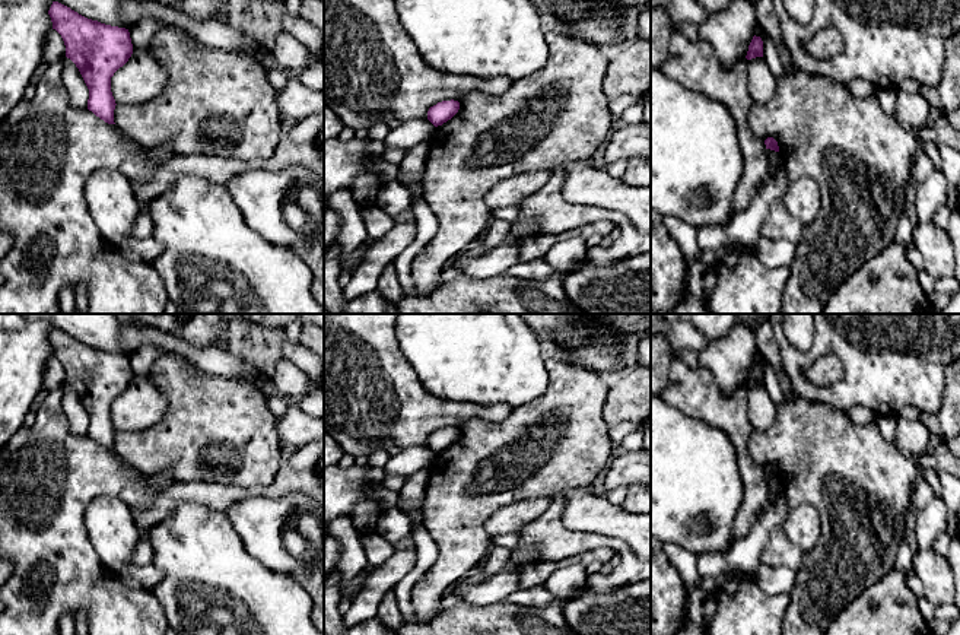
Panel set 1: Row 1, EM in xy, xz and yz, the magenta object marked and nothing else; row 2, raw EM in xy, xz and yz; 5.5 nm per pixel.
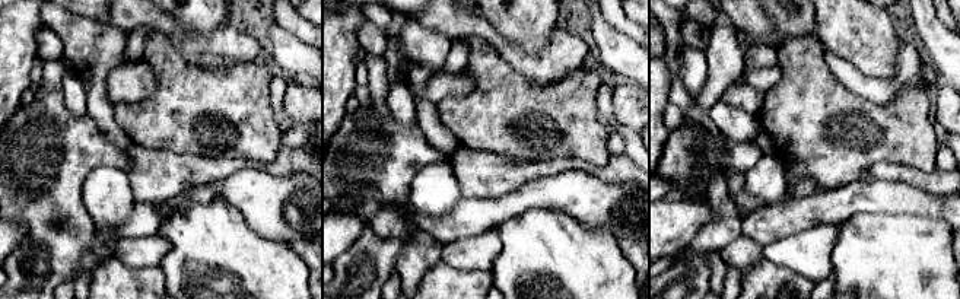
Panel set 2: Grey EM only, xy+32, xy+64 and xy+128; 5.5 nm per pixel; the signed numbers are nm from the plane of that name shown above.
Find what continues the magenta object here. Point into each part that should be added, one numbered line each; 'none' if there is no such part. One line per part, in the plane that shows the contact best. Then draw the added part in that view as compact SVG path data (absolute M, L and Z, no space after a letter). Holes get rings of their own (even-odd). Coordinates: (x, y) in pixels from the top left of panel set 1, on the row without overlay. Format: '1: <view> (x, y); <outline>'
none

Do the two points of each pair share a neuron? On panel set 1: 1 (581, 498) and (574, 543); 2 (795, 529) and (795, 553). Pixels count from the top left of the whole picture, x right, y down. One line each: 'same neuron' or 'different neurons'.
1: different neurons
2: different neurons

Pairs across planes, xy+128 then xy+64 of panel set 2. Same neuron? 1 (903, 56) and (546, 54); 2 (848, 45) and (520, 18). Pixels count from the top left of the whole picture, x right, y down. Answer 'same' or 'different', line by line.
1: same
2: same

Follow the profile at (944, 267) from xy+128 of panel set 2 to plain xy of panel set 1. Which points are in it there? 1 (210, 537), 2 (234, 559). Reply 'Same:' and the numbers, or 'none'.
Same: 1, 2

